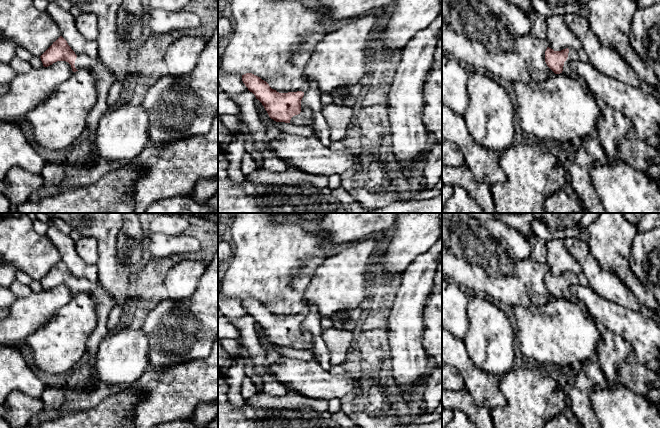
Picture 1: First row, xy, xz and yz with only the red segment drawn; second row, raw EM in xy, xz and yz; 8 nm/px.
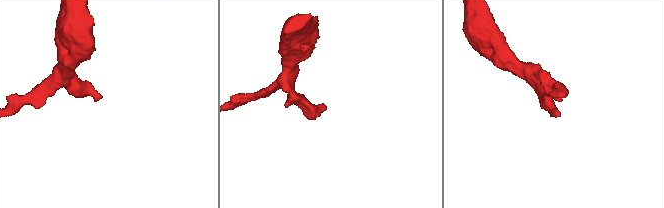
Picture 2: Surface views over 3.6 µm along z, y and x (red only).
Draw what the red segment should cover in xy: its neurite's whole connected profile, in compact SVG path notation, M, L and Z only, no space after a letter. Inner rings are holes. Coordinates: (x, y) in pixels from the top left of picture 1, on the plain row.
M62 260L53 266L40 282L44 291L48 291L57 285L66 285L71 289L73 296L80 293L93 295L96 290L96 284L84 278L77 280Z

